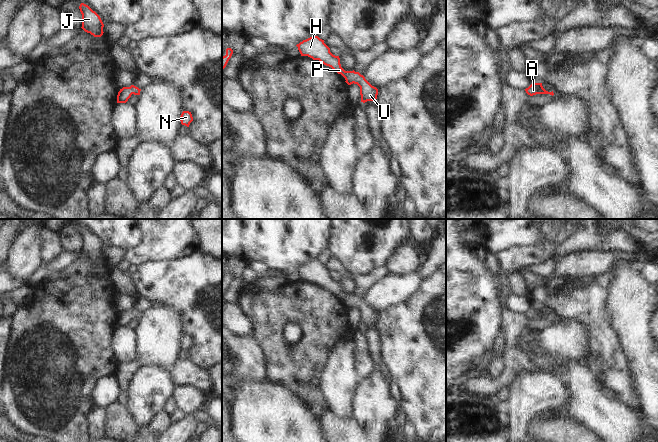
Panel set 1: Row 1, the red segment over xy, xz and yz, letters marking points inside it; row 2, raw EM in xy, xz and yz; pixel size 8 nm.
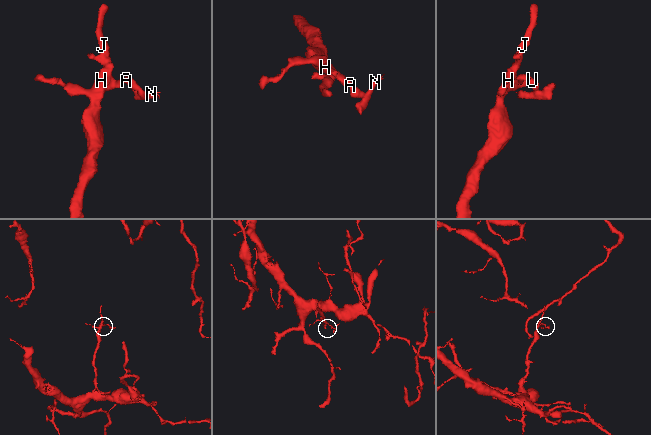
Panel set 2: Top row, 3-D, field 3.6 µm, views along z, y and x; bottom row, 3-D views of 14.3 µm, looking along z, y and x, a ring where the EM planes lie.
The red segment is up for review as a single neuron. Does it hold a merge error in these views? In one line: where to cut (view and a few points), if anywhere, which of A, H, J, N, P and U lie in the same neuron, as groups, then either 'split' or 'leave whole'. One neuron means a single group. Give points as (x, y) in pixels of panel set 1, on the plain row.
cut none; groups A H J N P U; leave whole

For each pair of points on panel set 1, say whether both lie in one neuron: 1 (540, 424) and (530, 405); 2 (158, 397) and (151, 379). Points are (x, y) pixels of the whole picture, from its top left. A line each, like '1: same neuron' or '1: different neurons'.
1: different neurons
2: same neuron

